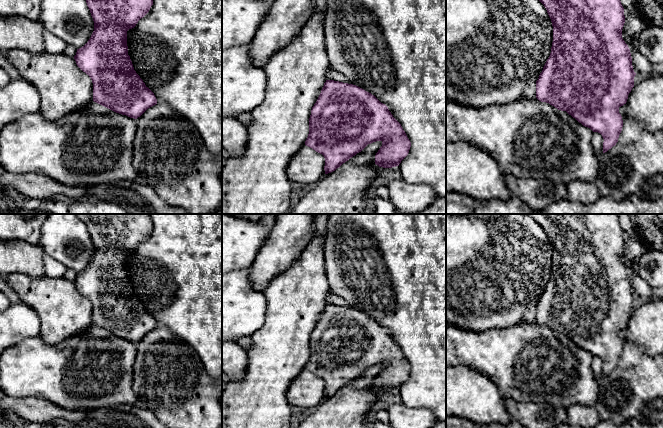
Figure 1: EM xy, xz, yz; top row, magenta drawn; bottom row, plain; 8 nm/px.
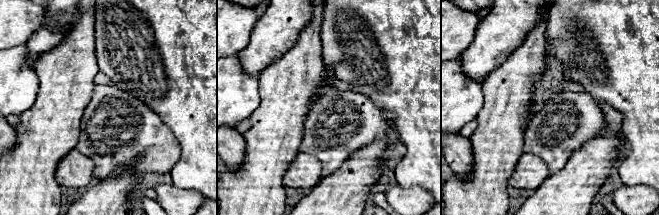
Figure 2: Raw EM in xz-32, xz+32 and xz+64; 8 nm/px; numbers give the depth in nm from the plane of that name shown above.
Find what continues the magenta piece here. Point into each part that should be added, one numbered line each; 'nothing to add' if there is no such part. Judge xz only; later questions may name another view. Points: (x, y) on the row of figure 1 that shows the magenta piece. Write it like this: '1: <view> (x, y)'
nothing to add

